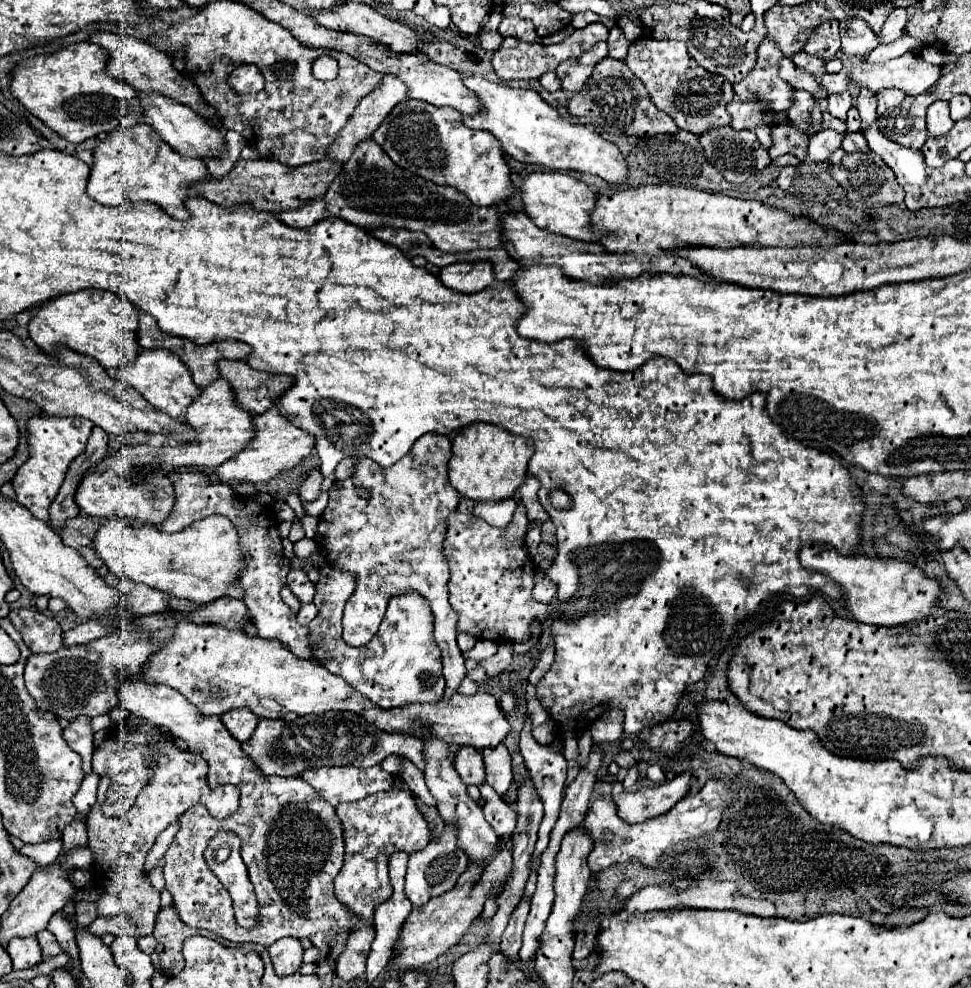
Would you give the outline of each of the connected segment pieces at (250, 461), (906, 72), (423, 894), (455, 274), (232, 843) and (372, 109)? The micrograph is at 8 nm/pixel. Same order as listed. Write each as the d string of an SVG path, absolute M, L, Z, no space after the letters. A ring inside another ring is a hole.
M272 407L262 415L254 417L254 427L256 427L256 435L250 441L250 445L238 453L234 459L222 463L216 469L216 475L220 481L228 483L228 481L268 481L272 477L276 477L282 471L288 471L292 467L296 467L304 457L308 457L314 449L314 435L310 435L308 431L302 431L300 427L294 427L294 423L288 423L286 415L282 415L280 407Z
M910 53L886 63L864 63L862 59L854 59L850 65L850 79L858 87L868 87L874 93L900 89L906 95L920 95L928 91L938 77L940 67Z
M444 827L444 833L440 835L438 841L430 843L424 851L418 851L410 855L408 861L408 873L406 873L406 895L412 901L412 905L424 905L432 897L438 897L446 891L450 891L456 885L456 879L466 871L468 859L462 849L456 847L456 837L454 827Z
M486 259L452 263L440 271L440 281L458 293L476 293L492 285L492 263Z
M218 833L212 841L210 847L204 853L210 869L214 875L224 883L224 887L230 891L234 899L234 913L236 913L236 923L240 927L256 927L258 925L258 899L254 893L254 887L250 883L246 865L240 857L240 839L234 833ZM220 845L230 847L230 857L222 863L214 859L214 851Z
M386 75L386 77L382 79L382 83L380 83L380 85L378 85L370 95L366 95L366 97L358 103L358 107L356 107L354 115L350 117L350 121L346 123L346 127L338 133L336 143L334 143L334 145L330 145L330 149L328 149L328 159L348 161L348 159L350 159L350 155L354 153L354 147L356 147L360 141L370 139L370 137L374 135L376 127L380 127L380 123L386 119L386 115L388 115L388 113L390 113L398 103L402 103L402 101L406 101L406 99L408 99L406 83L402 83L396 75Z

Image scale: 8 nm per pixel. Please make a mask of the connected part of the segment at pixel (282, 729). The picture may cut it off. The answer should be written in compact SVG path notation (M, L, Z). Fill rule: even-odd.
M328 711L322 715L298 717L288 723L282 719L262 719L252 733L252 737L242 743L242 749L254 759L264 775L298 777L306 769L316 769L324 765L354 765L354 767L374 767L382 763L388 755L402 755L410 759L420 771L426 767L422 759L422 739L408 733L386 733L356 713Z

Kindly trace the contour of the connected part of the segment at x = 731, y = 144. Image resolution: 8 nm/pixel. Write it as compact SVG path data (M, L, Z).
M710 127L710 131L700 135L700 143L702 143L708 163L714 165L714 169L718 169L724 175L724 179L734 185L744 183L750 175L770 165L768 151L758 143L752 131L734 131L732 127Z

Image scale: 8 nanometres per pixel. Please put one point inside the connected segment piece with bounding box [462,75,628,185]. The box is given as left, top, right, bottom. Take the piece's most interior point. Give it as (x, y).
(531, 131)

